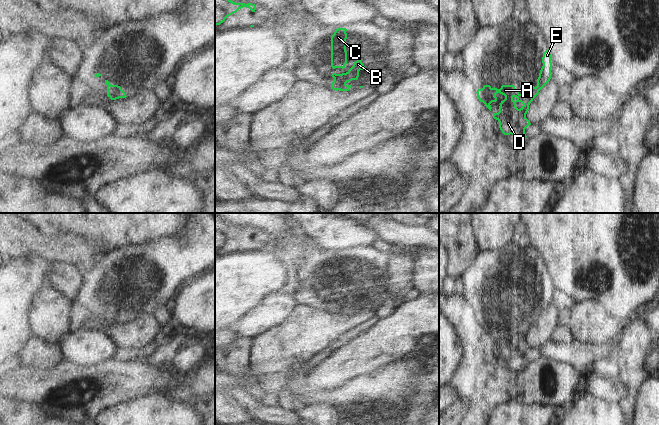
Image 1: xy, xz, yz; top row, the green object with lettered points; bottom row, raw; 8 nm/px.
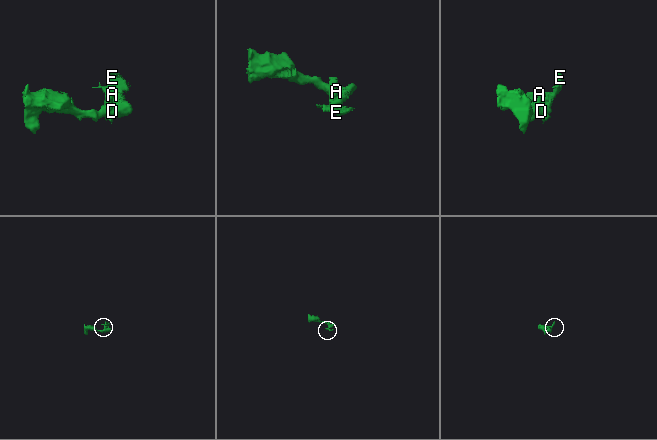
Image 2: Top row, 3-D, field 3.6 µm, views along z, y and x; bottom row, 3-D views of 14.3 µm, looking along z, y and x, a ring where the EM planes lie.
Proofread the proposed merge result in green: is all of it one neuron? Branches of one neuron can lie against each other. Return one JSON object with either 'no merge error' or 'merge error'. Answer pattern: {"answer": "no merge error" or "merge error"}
{"answer": "merge error"}

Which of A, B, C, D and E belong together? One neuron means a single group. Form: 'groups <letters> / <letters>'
groups A B C D / E

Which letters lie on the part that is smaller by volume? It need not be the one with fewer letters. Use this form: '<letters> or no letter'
E

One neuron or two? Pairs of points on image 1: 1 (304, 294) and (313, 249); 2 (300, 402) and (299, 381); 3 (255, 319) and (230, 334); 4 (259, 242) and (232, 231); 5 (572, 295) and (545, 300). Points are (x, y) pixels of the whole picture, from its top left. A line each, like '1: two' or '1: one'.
1: one
2: two
3: two
4: one
5: two

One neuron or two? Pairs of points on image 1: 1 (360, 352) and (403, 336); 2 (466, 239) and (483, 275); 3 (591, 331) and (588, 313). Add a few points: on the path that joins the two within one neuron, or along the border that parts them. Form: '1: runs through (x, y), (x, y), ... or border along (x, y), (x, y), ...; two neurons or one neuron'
1: runs through (371, 351), (392, 338); one neuron
2: border along (480, 251), (477, 259), (462, 276); two neurons
3: runs through (591, 327), (588, 317); one neuron

